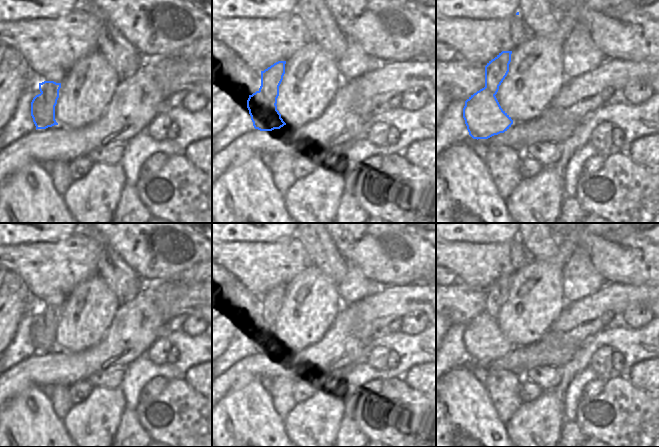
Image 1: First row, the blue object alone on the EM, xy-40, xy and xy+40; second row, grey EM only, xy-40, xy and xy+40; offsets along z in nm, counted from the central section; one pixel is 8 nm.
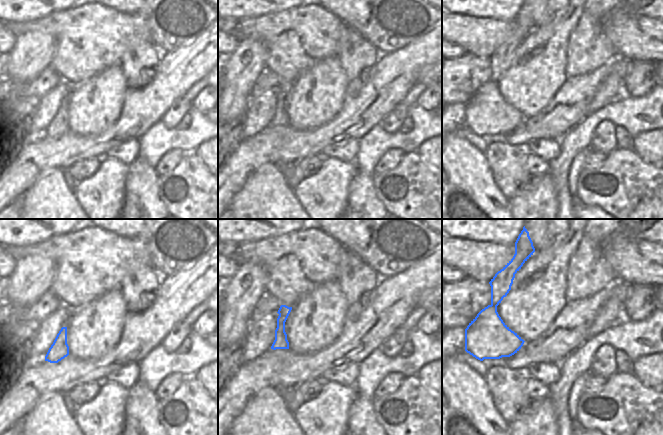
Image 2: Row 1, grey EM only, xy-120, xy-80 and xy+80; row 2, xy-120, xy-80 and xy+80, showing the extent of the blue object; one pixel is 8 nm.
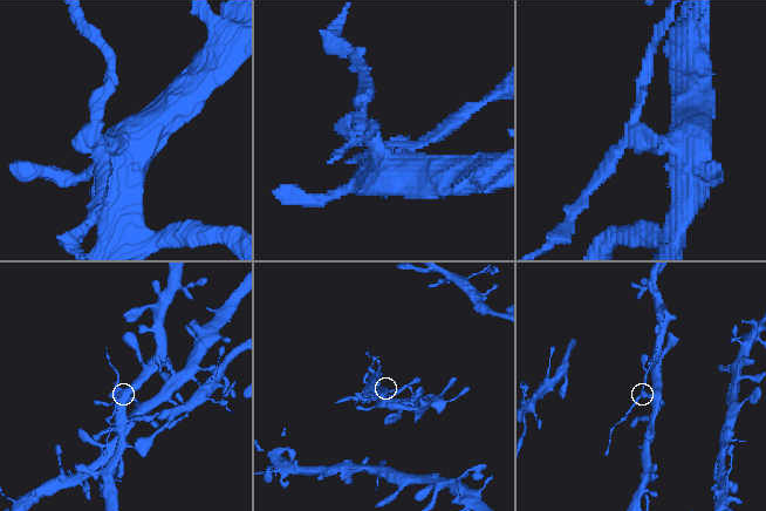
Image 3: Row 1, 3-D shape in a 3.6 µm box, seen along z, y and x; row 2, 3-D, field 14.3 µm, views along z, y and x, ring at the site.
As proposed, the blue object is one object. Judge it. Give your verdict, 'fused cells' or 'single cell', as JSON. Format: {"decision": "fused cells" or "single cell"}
{"decision": "fused cells"}

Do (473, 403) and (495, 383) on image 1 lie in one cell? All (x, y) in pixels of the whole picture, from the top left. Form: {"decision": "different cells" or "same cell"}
{"decision": "different cells"}

